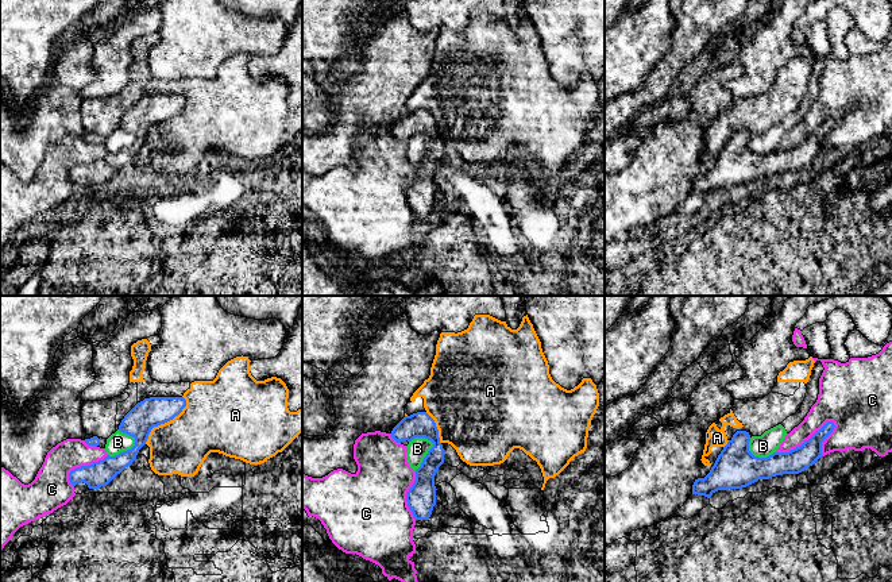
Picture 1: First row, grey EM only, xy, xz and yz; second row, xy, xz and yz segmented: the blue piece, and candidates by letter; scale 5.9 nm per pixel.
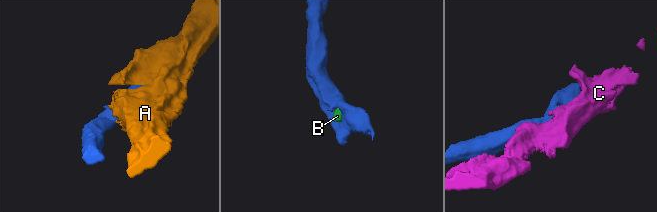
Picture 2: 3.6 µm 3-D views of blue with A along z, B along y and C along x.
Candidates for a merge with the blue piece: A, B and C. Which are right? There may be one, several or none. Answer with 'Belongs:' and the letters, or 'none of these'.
Belongs: none of these

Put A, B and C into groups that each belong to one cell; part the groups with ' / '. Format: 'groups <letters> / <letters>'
groups A / B / C

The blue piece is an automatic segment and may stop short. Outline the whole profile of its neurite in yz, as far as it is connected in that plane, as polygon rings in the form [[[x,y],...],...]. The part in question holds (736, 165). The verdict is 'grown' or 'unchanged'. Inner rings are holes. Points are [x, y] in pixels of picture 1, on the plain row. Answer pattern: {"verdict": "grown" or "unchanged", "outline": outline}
{"verdict": "unchanged", "outline": [[[827,119],[802,143],[788,150],[773,150],[766,155],[754,154],[749,149],[749,130],[737,128],[718,153],[710,170],[695,177],[692,192],[710,196],[718,188],[742,186],[758,177],[799,171],[822,155],[822,140],[834,124],[833,119]]]}

